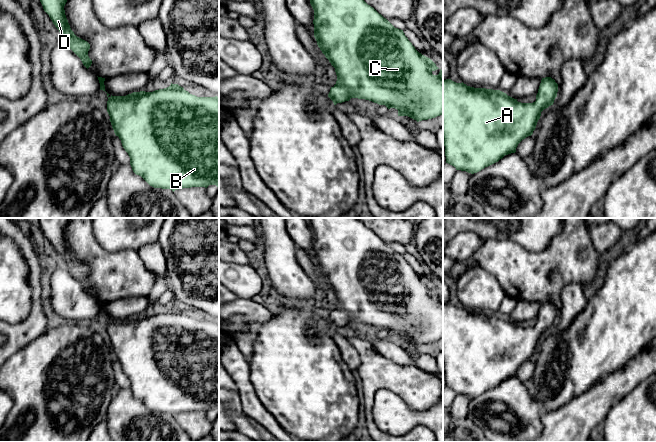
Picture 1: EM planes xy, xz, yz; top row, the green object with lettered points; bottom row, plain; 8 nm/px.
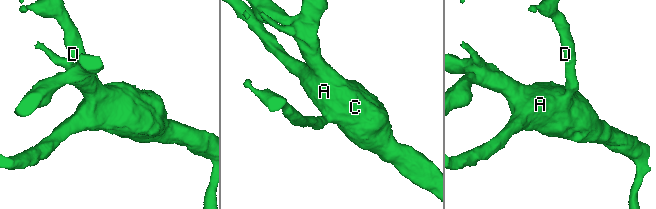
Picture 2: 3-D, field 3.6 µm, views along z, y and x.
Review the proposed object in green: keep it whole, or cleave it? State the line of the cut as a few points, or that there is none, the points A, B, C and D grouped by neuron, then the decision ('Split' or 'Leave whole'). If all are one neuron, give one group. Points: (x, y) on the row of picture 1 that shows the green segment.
No split. Groups: A B C D. Leave whole

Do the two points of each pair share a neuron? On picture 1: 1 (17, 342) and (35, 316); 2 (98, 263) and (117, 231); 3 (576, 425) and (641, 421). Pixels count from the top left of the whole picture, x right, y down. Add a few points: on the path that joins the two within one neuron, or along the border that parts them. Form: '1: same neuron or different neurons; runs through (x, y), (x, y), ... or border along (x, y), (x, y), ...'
1: same neuron; runs through (19, 336), (33, 322)
2: different neurons; border along (93, 229), (95, 239), (105, 249), (130, 249)
3: different neurons; border along (617, 401), (611, 406), (603, 420)

